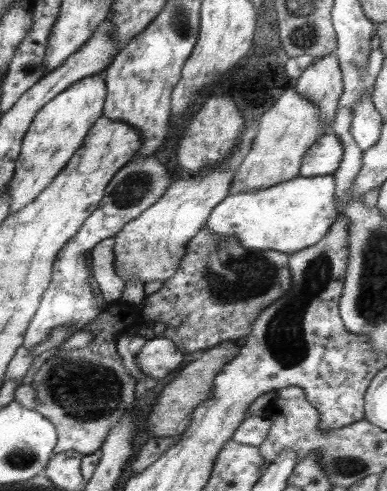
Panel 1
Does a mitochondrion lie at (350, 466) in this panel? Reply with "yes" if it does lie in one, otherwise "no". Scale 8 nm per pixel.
yes

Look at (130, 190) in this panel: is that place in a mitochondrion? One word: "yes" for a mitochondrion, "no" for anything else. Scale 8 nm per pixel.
yes

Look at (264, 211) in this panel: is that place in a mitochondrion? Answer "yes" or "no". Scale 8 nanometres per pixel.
no

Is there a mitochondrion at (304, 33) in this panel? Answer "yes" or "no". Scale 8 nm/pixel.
yes

